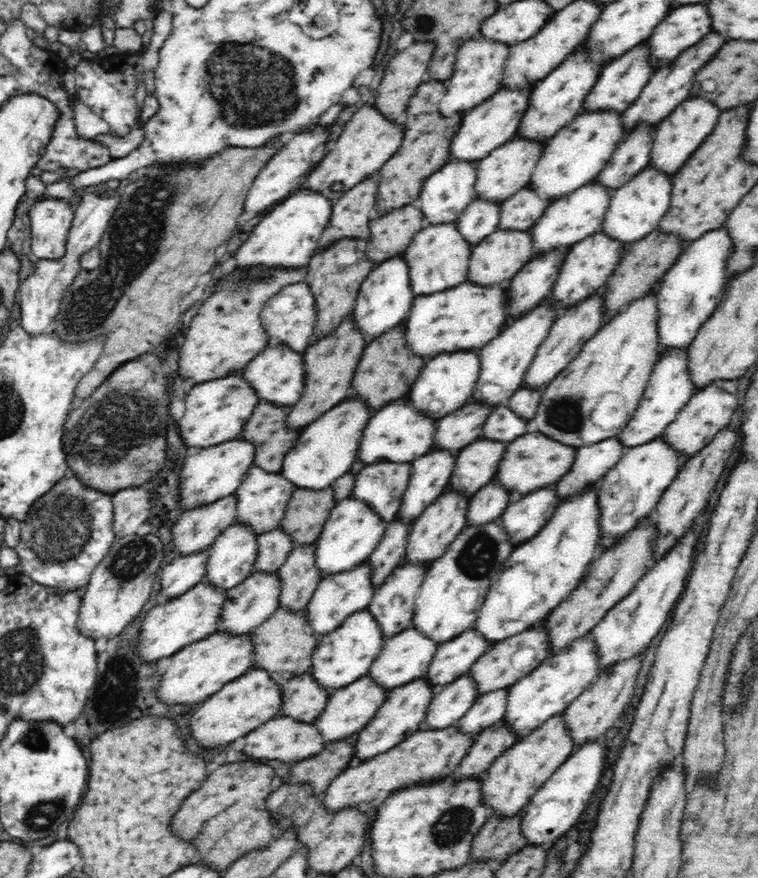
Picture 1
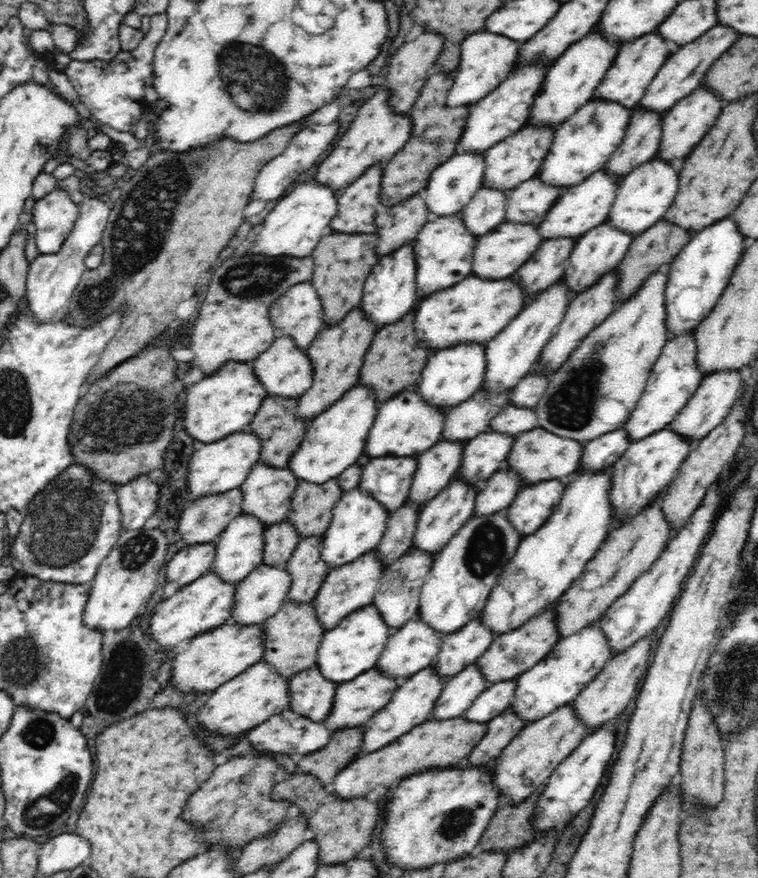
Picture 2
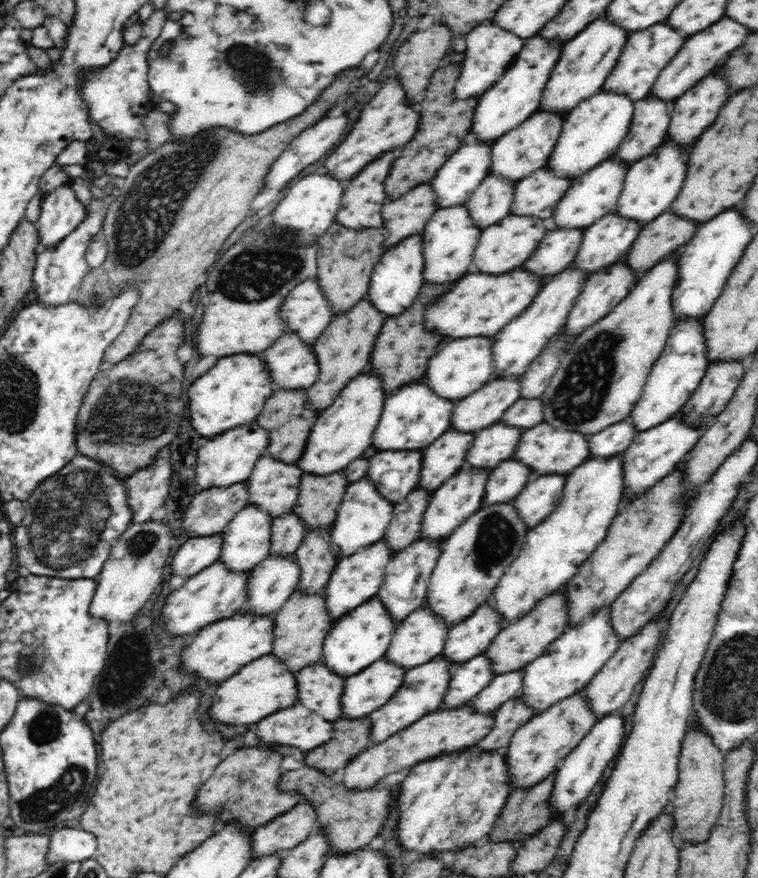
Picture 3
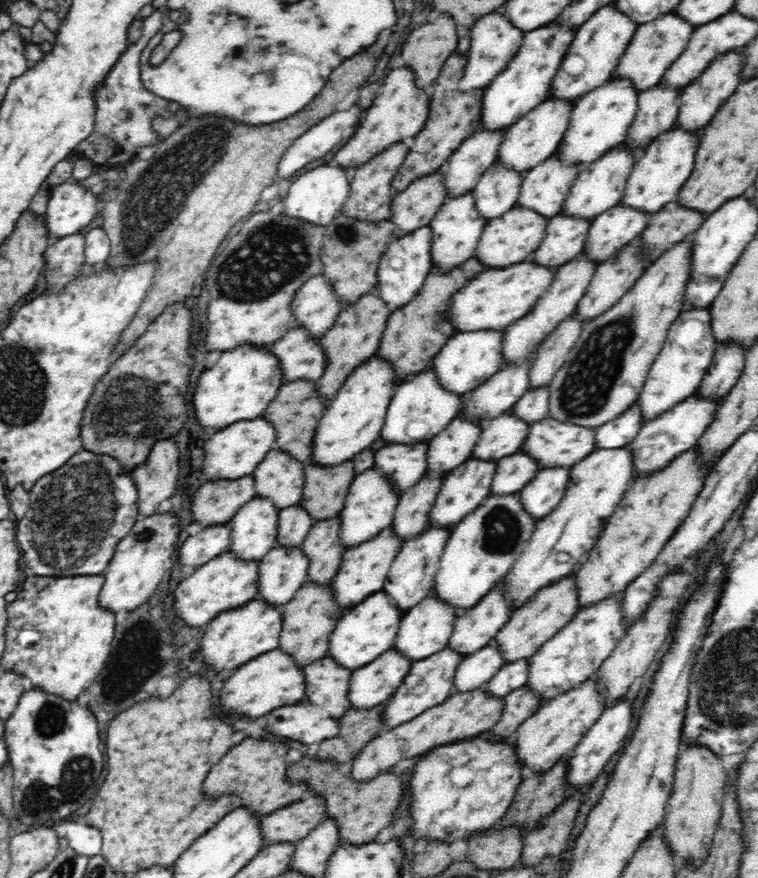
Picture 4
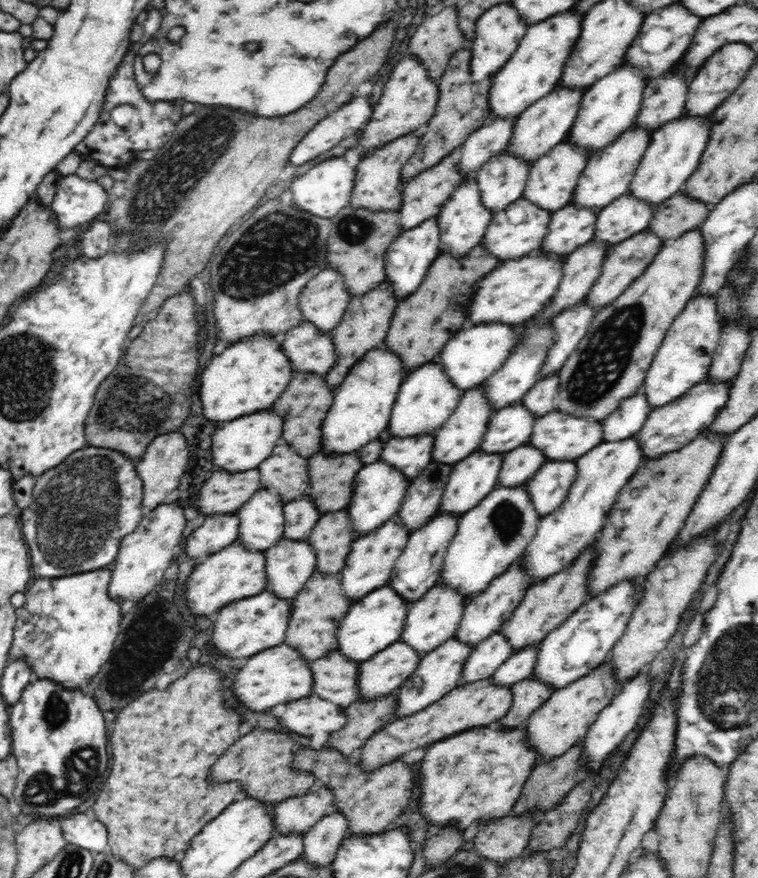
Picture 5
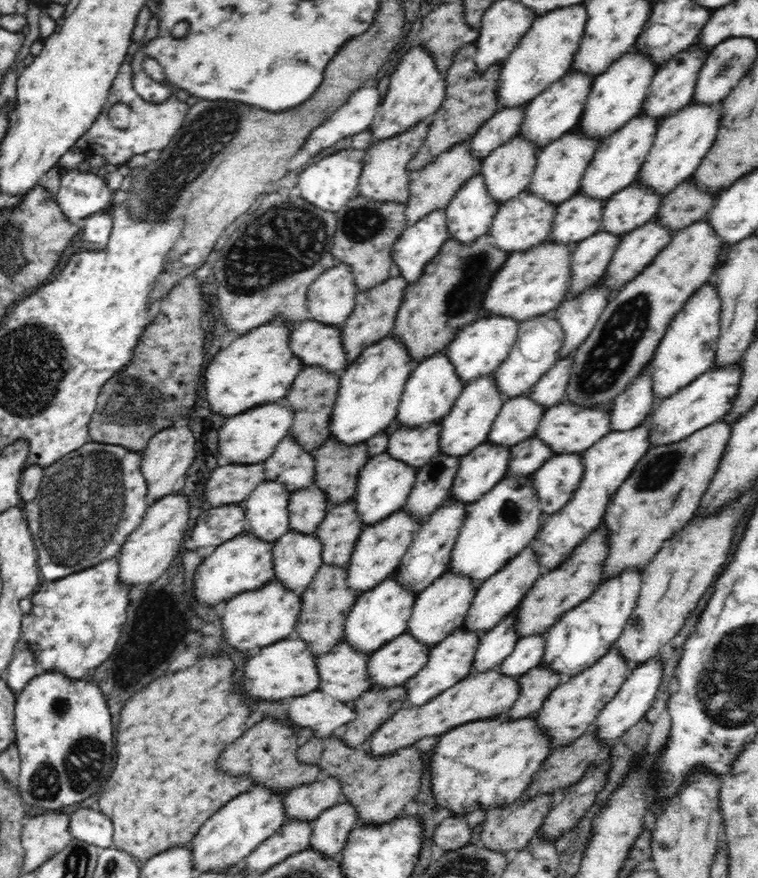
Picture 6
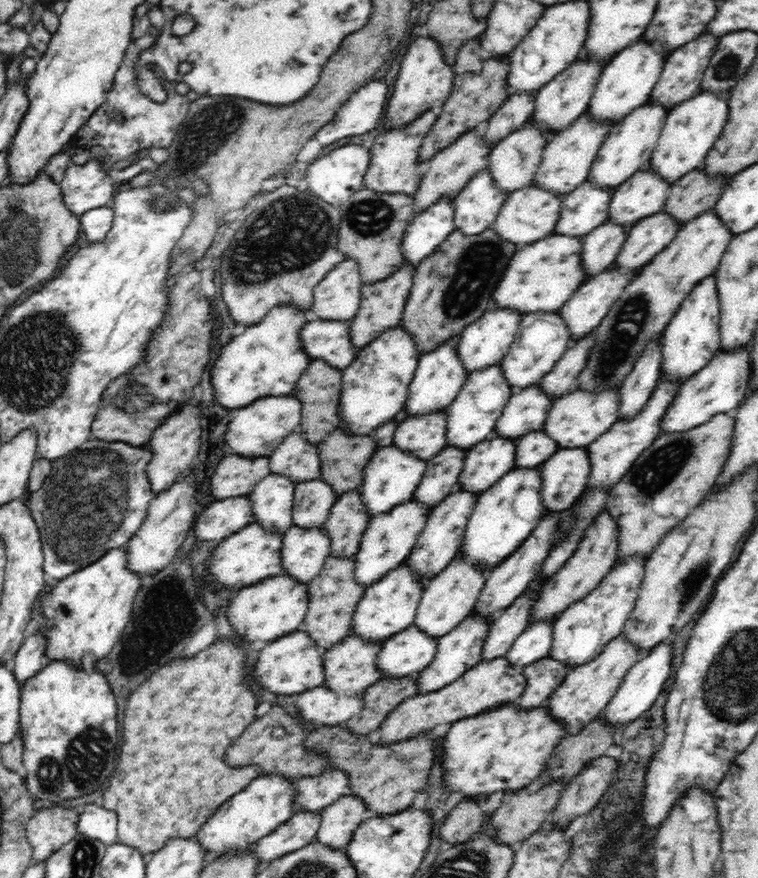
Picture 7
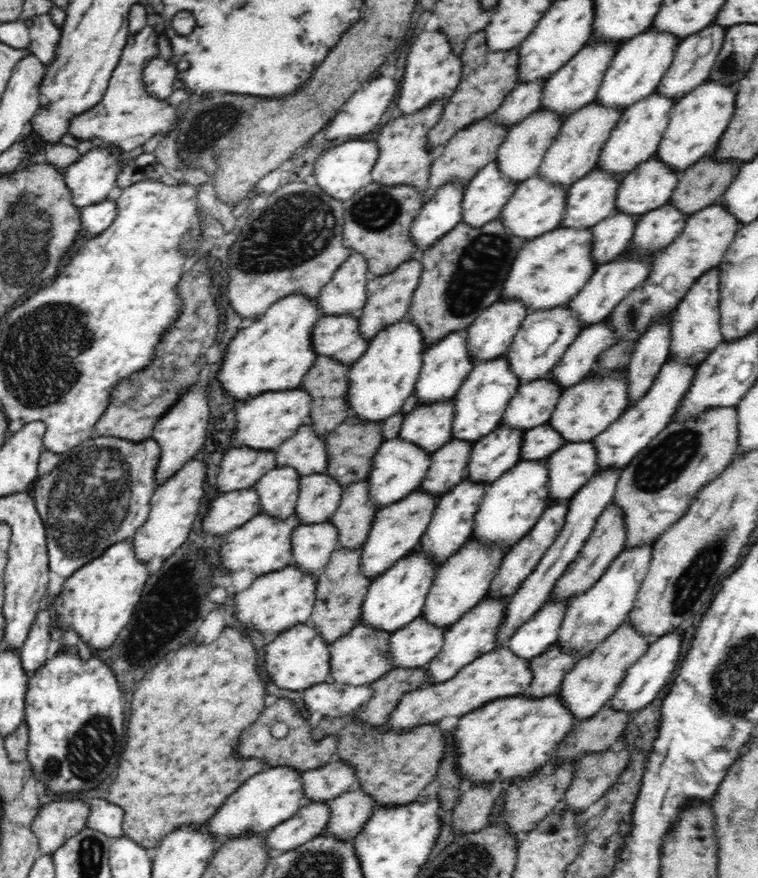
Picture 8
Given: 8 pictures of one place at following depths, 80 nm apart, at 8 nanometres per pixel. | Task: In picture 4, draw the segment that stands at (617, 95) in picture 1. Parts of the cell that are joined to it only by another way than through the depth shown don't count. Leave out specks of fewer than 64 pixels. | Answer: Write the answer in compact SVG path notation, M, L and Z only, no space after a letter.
M668 11L658 18L651 19L650 22L638 25L637 32L634 33L625 53L621 56L621 60L618 61L612 77L629 77L636 85L639 94L656 86L660 83L659 80L665 70L684 52L690 37L693 36L694 29L696 26L682 17L678 11Z

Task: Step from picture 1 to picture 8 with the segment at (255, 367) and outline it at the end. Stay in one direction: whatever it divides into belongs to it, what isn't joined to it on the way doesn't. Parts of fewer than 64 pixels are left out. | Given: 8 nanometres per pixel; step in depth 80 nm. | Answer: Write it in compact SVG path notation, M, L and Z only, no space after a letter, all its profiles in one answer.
M352 314L322 316L311 337L318 356L329 355L350 365L368 350L370 342L360 330L360 319Z

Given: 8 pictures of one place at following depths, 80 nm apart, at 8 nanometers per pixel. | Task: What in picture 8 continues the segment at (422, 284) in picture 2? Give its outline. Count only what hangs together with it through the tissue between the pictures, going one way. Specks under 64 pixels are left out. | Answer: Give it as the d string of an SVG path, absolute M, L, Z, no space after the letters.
M496 160L490 162L468 180L461 202L462 221L480 228L491 219L499 218L518 184L502 176Z

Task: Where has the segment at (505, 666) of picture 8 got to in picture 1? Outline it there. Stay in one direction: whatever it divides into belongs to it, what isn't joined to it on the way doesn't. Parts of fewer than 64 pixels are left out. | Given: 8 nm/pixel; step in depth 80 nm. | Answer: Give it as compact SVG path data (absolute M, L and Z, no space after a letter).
M456 724L442 730L416 730L388 752L382 752L364 762L352 763L330 783L322 795L323 806L328 812L338 812L342 808L360 806L362 802L372 802L381 792L387 797L408 786L438 782L452 776L475 738L474 734L462 734Z

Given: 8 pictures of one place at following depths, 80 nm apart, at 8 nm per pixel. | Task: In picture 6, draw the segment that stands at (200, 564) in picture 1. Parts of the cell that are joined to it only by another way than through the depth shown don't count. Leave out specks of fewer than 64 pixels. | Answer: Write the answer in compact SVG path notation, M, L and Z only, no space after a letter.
M228 504L220 508L202 508L197 522L188 538L194 540L196 548L220 546L227 539L242 534L249 523L245 519L244 504Z

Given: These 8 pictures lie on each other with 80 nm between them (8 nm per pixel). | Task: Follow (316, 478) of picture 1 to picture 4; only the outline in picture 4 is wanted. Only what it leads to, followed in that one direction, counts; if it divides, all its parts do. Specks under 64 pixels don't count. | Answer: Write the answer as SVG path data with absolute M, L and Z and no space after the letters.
M378 353L360 364L343 382L319 420L313 434L313 451L310 461L334 465L353 459L380 437L385 416L396 389L397 370L392 362Z

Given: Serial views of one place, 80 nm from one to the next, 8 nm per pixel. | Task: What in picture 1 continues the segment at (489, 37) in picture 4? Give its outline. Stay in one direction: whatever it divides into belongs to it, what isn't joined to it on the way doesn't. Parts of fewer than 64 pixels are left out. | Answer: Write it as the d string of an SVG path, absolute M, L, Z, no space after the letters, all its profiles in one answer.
M482 36L463 42L455 56L453 73L450 78L444 80L446 95L440 102L442 117L449 118L456 113L466 113L499 92L499 82L510 51L507 44L488 40Z

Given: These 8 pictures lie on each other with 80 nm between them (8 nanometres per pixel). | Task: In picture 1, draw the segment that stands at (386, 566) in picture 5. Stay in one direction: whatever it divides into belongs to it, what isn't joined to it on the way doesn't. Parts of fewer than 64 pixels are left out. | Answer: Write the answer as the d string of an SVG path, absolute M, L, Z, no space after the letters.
M368 561L354 566L353 570L339 574L324 575L323 580L318 584L310 602L305 607L306 620L309 628L322 636L336 630L346 617L350 617L359 611L364 611L370 605L374 597L375 588L372 585L372 568Z

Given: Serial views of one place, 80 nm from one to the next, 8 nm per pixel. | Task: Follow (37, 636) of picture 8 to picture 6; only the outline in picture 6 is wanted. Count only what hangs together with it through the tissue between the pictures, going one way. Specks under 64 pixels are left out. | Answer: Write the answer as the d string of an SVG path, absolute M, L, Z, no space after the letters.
M30 647L18 650L12 657L4 677L14 693L21 691L32 678L44 672Z

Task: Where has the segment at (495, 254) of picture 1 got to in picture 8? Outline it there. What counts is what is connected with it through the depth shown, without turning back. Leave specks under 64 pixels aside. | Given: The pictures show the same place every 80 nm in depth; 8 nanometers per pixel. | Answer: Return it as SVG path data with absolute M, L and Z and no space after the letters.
M536 173L518 184L513 196L504 205L500 218L510 232L518 234L520 238L532 240L532 238L546 234L546 230L555 230L561 227L567 198L568 188L565 185L553 182L552 179L546 179L541 174Z

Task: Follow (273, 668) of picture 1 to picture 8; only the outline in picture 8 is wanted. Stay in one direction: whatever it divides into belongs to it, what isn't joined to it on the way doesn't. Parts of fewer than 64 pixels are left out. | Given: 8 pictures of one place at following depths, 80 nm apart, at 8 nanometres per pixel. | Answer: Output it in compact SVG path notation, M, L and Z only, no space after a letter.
M338 547L318 572L317 604L308 622L317 627L331 645L347 636L359 624L369 587L373 578L365 574L361 562L361 547Z

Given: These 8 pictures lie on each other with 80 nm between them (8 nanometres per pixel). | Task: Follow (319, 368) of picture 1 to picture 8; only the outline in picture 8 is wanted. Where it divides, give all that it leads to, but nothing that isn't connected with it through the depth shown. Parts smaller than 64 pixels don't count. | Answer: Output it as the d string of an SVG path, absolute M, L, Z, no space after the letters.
M416 257L402 262L390 274L369 278L366 283L366 302L357 315L360 319L360 330L368 339L372 340L378 332L406 317L412 304L413 294L420 284L422 270L424 265L419 257Z

